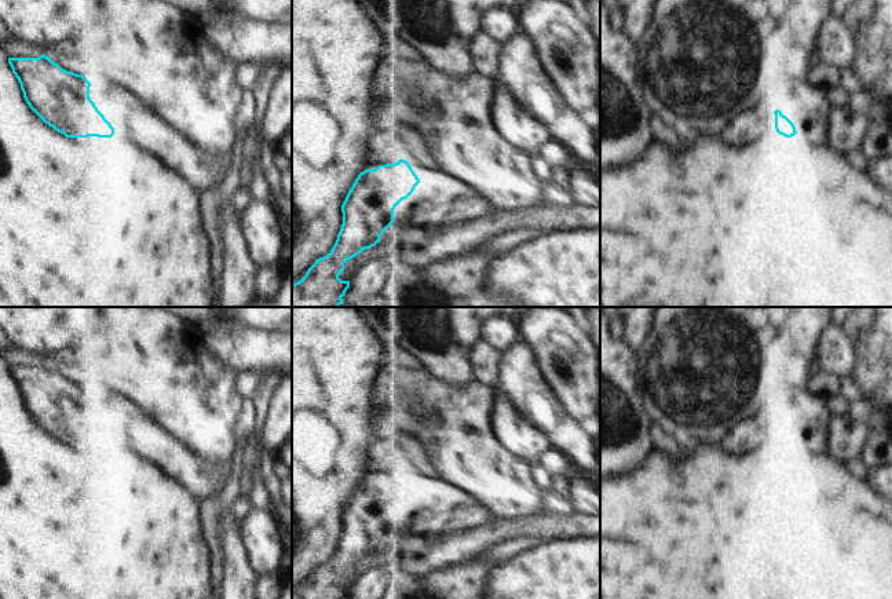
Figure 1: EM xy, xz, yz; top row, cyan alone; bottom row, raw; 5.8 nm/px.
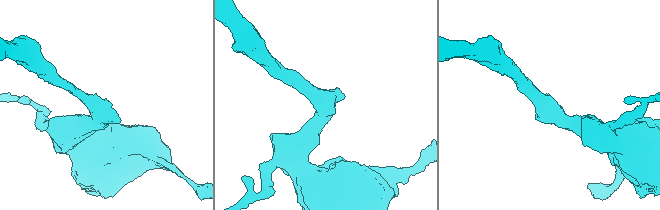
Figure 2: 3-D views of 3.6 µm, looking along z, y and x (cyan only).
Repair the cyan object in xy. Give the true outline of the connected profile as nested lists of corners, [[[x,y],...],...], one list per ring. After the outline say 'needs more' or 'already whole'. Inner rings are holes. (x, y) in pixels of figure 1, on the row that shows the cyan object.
[[[45,55],[39,58],[8,58],[12,73],[21,84],[29,107],[50,127],[66,138],[112,138],[118,134],[140,149],[154,154],[167,167],[182,175],[198,193],[222,185],[231,156],[209,158],[201,154],[186,138],[136,99],[127,88],[114,83],[89,83],[83,74],[63,70]]]; needs more

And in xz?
[[[402,158],[395,164],[365,169],[355,179],[341,205],[343,224],[332,251],[317,259],[306,275],[292,284],[292,307],[339,307],[343,304],[341,297],[350,288],[350,281],[339,278],[344,263],[380,242],[380,235],[392,223],[407,227],[431,227],[474,222],[494,211],[471,186],[456,178],[420,180],[409,162]]]; needs more

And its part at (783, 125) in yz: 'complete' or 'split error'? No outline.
split error

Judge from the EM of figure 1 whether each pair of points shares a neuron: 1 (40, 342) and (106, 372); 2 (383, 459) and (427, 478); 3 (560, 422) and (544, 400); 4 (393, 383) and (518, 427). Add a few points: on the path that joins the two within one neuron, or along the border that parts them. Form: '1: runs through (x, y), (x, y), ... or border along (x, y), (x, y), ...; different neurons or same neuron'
1: border along (73, 327), (70, 344), (48, 365); different neurons
2: runs through (394, 459), (408, 459), (416, 467); same neuron
3: runs through (555, 416), (544, 405); same neuron
4: border along (496, 389), (494, 430), (508, 448); different neurons

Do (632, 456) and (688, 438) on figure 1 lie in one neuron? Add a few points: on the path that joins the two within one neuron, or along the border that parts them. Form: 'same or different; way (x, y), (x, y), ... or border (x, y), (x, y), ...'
different; border (643, 408), (658, 437)

